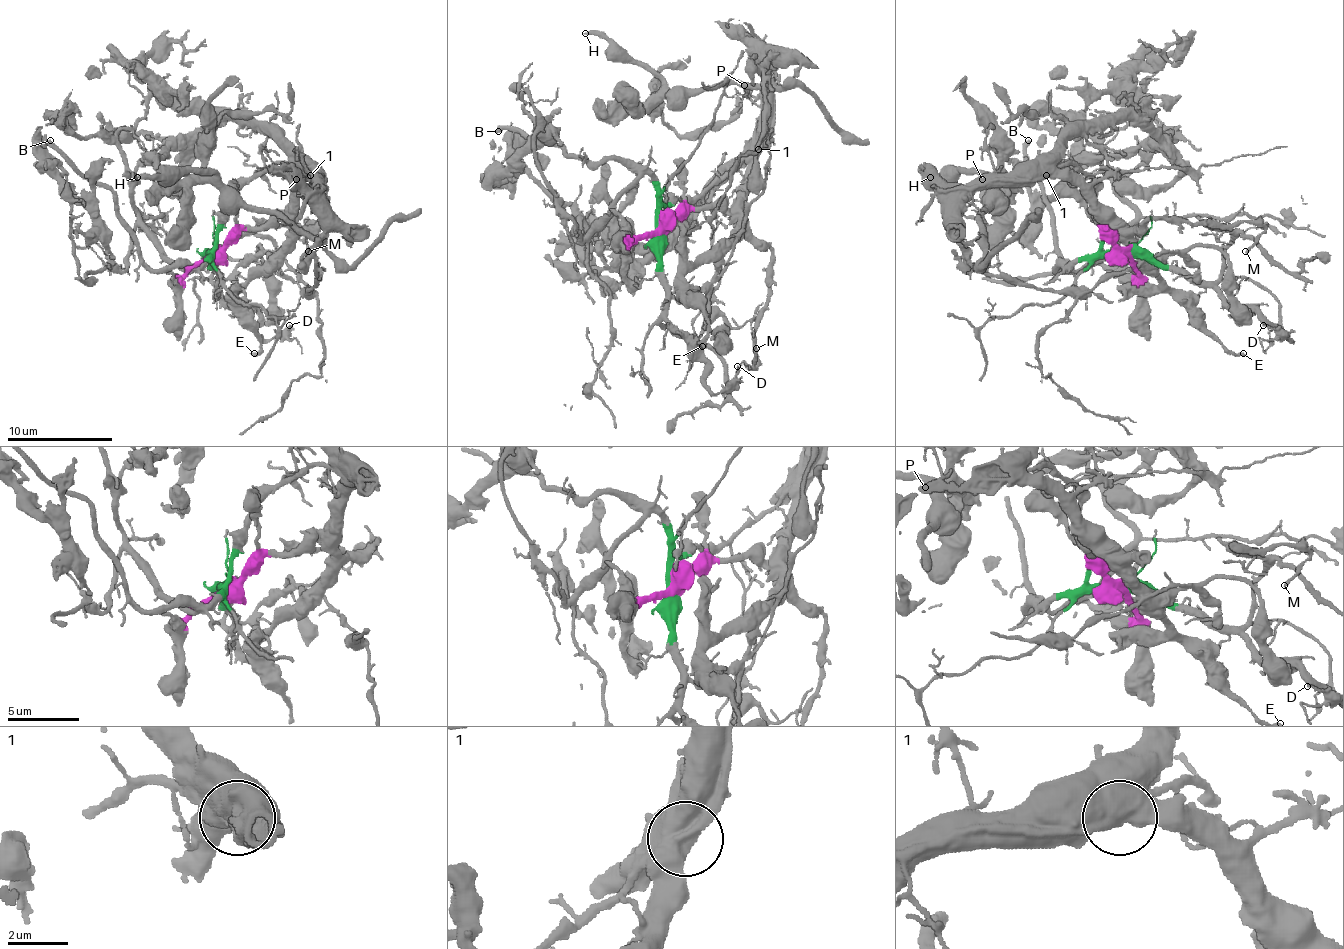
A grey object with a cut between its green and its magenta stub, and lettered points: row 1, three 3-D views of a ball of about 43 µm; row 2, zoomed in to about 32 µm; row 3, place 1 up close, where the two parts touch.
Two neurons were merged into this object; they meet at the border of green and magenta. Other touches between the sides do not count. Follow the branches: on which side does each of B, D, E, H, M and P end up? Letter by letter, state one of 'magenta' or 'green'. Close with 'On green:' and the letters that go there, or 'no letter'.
B: green
D: green
E: magenta
H: magenta
M: magenta
P: magenta
On green: B, D

